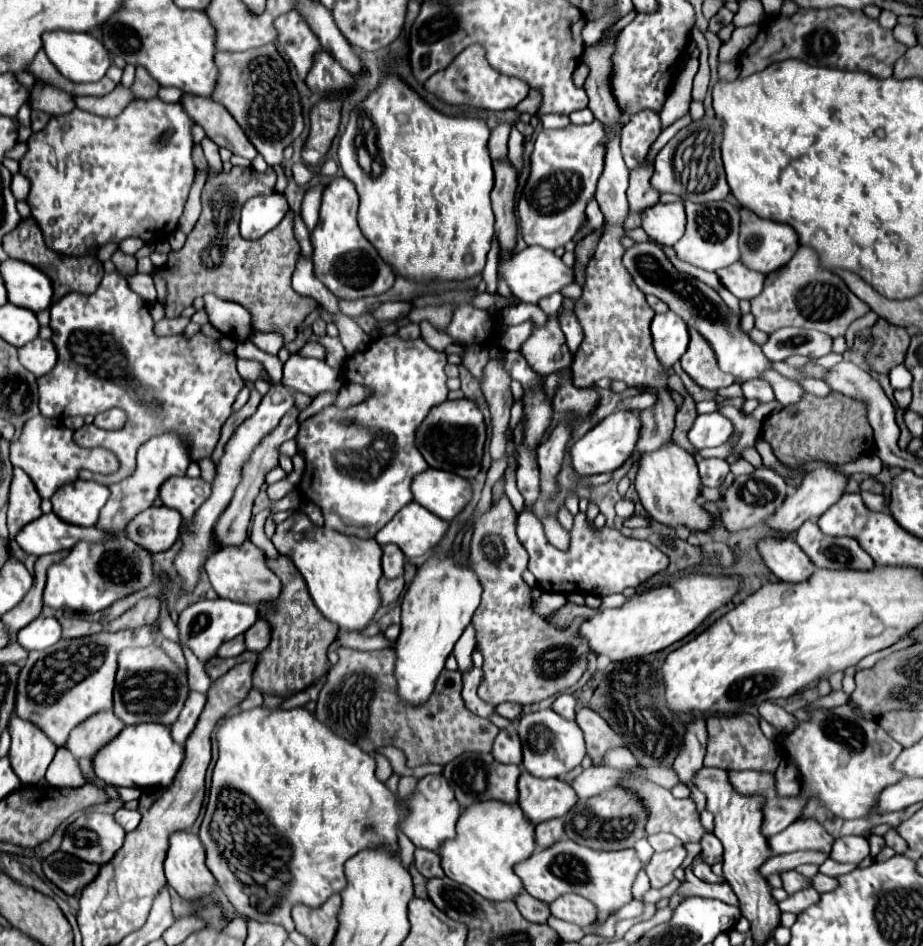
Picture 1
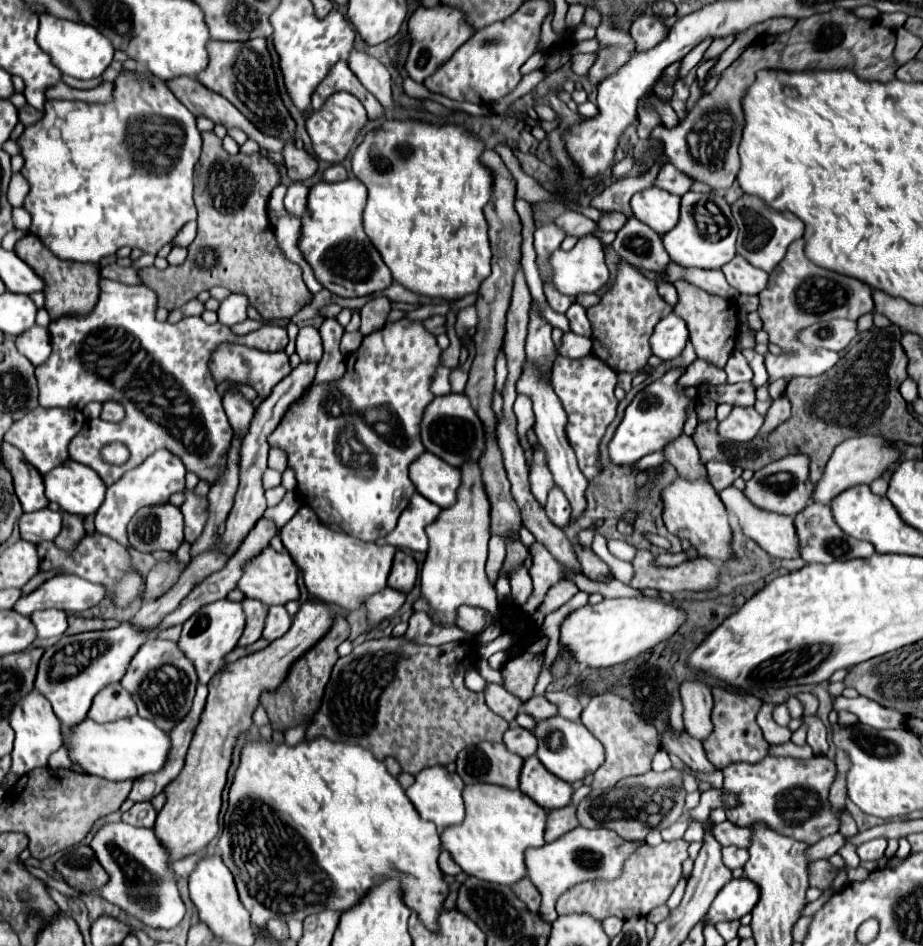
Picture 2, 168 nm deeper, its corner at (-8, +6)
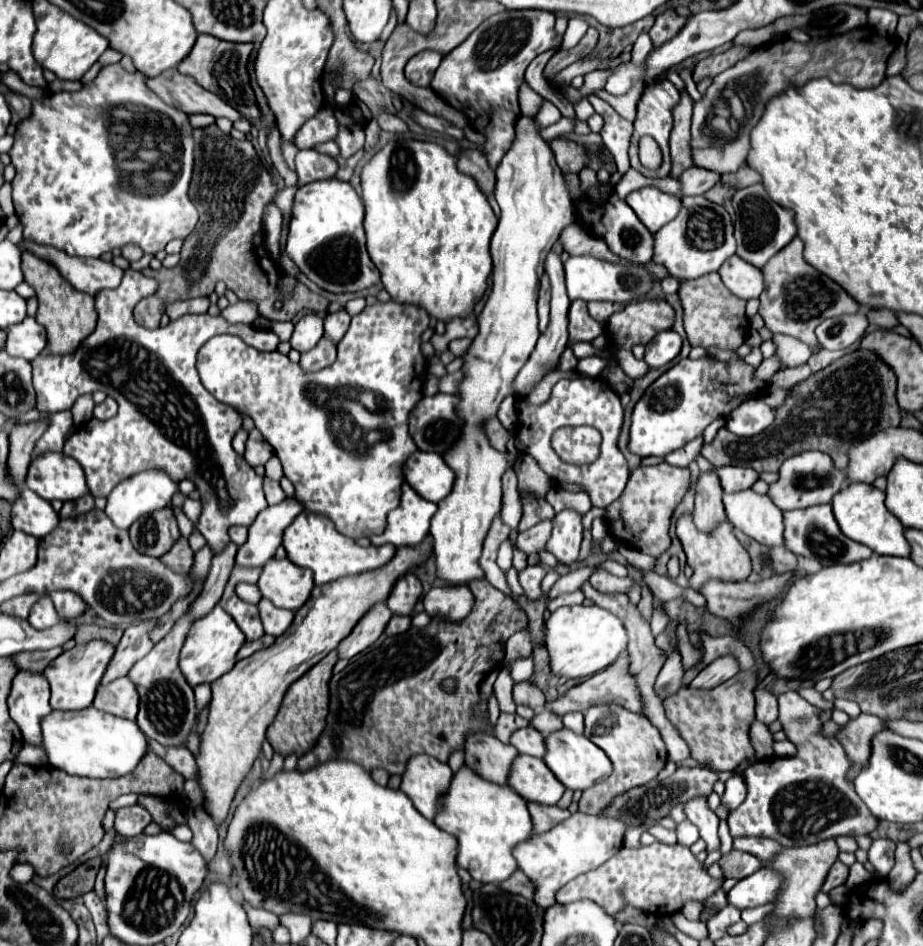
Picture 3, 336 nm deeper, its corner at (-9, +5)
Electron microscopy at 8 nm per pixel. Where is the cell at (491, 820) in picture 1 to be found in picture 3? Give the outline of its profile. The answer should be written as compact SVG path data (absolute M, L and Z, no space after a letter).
M459 769L453 775L453 785L449 787L449 809L437 817L437 827L457 837L457 865L467 869L473 879L481 883L501 883L517 871L517 861L513 849L517 843L527 841L533 835L533 821L527 809L527 801L521 799L507 785L493 785L469 769Z

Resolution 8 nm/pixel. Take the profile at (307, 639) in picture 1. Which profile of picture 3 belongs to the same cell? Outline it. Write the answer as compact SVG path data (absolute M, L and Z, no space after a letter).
M333 649L327 657L323 657L317 665L313 665L303 677L299 677L287 689L277 717L267 727L269 743L283 757L287 757L289 753L295 753L297 757L301 757L301 753L305 753L309 745L315 745L315 739L321 735L321 729L325 727L327 707L329 707L329 679L331 679L333 665L337 663L337 659L339 659L337 649Z

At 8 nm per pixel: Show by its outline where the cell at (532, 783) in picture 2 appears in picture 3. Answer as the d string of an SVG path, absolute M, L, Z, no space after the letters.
M519 755L517 761L513 761L513 773L509 773L509 785L525 801L541 805L557 805L557 801L565 793L565 787L547 769L543 759L529 755Z

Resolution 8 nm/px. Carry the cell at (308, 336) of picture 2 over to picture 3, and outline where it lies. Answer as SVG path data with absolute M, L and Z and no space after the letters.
M307 315L295 323L295 331L289 343L299 353L305 353L311 351L321 337L323 337L323 319L319 319L317 315Z

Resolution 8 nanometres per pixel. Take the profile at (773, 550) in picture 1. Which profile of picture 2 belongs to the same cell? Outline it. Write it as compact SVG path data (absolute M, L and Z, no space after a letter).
M734 486L722 490L720 492L720 500L728 508L728 512L734 512L742 532L748 538L752 538L754 542L758 542L770 556L776 556L776 558L796 558L796 556L800 556L800 552L798 552L798 536L796 536L794 522L792 522L790 516L780 516L780 514L774 514L774 512L762 512L762 508L756 508L744 496L744 492L734 488Z

